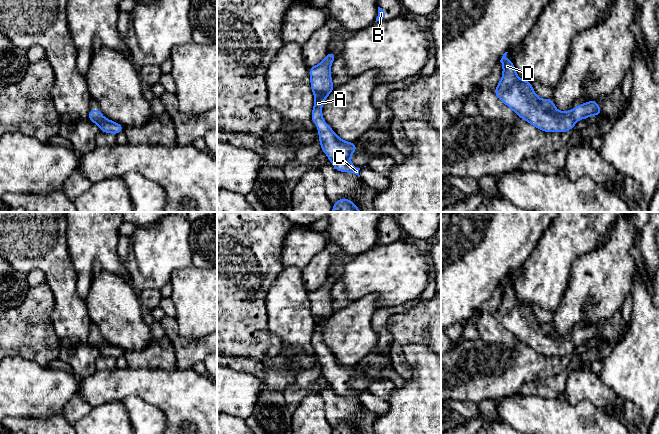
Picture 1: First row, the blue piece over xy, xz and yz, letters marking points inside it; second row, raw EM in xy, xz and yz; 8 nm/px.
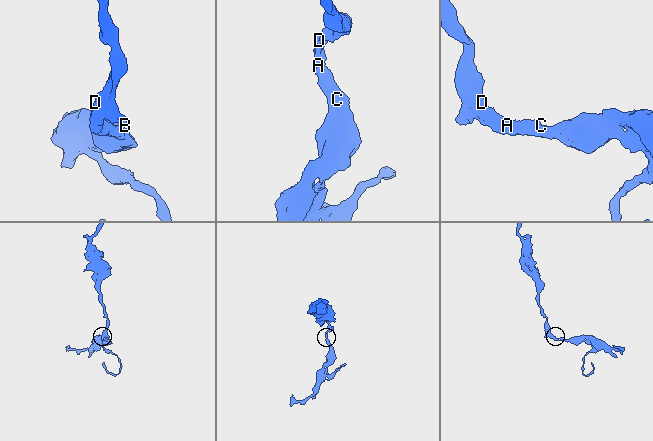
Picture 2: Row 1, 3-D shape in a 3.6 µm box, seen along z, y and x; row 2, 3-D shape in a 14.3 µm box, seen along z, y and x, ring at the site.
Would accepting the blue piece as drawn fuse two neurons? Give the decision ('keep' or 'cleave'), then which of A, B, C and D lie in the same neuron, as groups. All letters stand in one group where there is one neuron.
keep; groups A B C D

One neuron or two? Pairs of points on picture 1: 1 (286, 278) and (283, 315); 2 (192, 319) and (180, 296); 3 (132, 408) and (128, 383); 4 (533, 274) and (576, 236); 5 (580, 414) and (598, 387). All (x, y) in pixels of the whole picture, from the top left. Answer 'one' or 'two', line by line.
1: one
2: one
3: two
4: one
5: two

